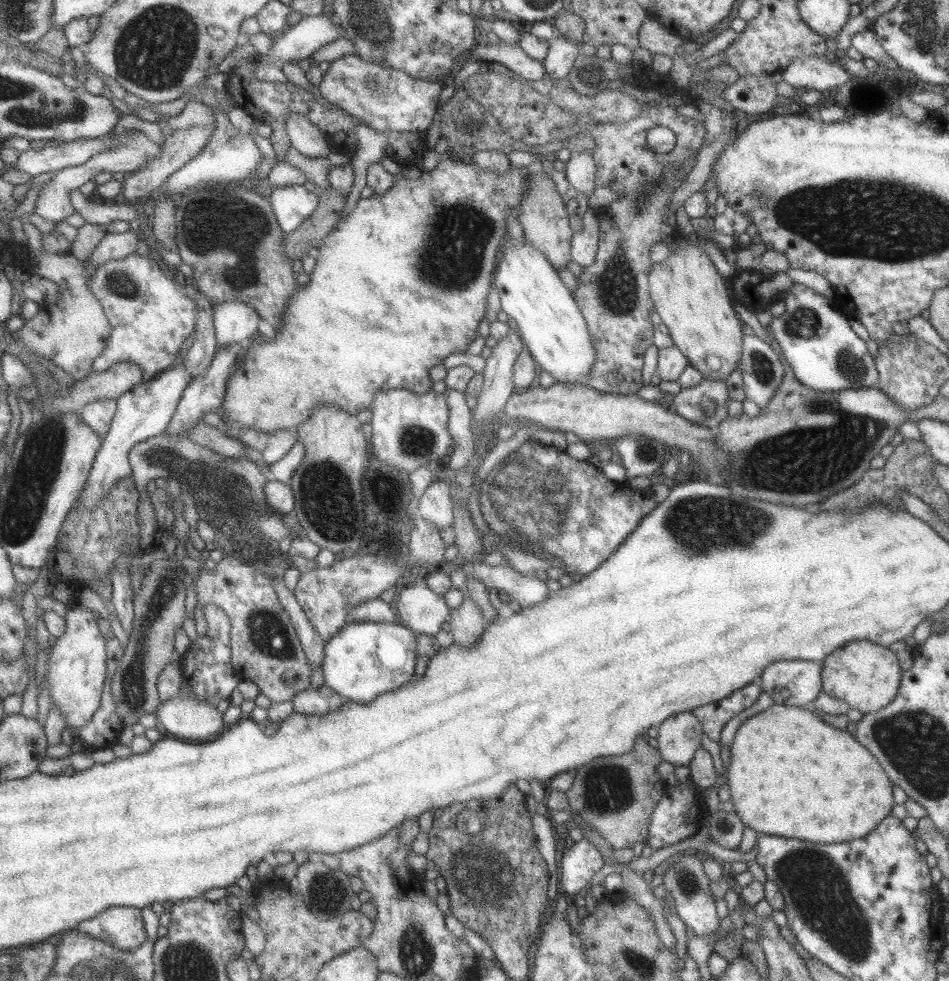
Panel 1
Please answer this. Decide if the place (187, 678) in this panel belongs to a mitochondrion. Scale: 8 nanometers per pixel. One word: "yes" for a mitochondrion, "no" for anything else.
no

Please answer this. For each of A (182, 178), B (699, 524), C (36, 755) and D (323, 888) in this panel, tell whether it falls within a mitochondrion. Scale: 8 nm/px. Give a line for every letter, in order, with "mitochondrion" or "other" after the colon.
A: other
B: mitochondrion
C: other
D: mitochondrion

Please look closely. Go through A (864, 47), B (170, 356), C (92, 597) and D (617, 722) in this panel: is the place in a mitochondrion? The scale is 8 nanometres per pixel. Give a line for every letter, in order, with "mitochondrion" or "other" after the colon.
A: other
B: other
C: other
D: other

